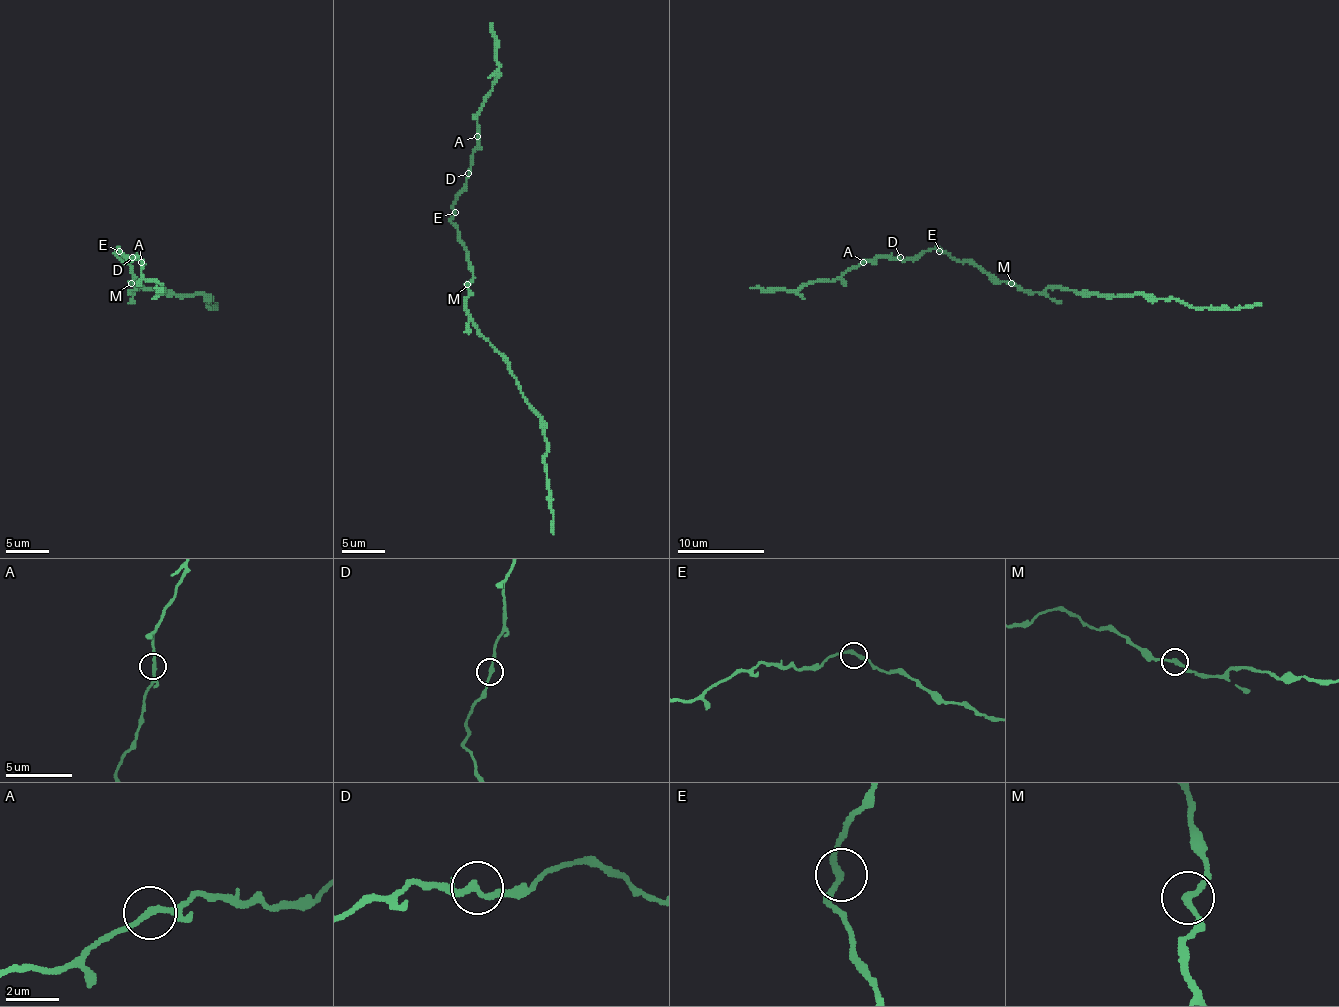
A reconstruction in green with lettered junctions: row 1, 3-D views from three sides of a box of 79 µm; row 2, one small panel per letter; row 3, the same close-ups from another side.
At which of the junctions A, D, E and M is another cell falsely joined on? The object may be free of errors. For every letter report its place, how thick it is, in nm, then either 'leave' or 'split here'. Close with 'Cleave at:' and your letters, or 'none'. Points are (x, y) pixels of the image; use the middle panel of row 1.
A: at (477, 136); 240 nm thick; leave
D: at (468, 173); 240 nm thick; leave
E: at (455, 212); 240 nm thick; leave
M: at (467, 284); 240 nm thick; leave
Cleave at: none

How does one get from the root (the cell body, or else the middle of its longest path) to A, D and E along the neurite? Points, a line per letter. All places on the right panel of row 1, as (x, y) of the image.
A: (1004, 281), (994, 281), (976, 266), (959, 262), (935, 249), (928, 249), (909, 259), (876, 257), (863, 262)
D: (1004, 281), (994, 281), (976, 266), (959, 262), (935, 249), (928, 249), (909, 259), (900, 257)
E: (1004, 281), (994, 281), (976, 266), (959, 262), (939, 251)

